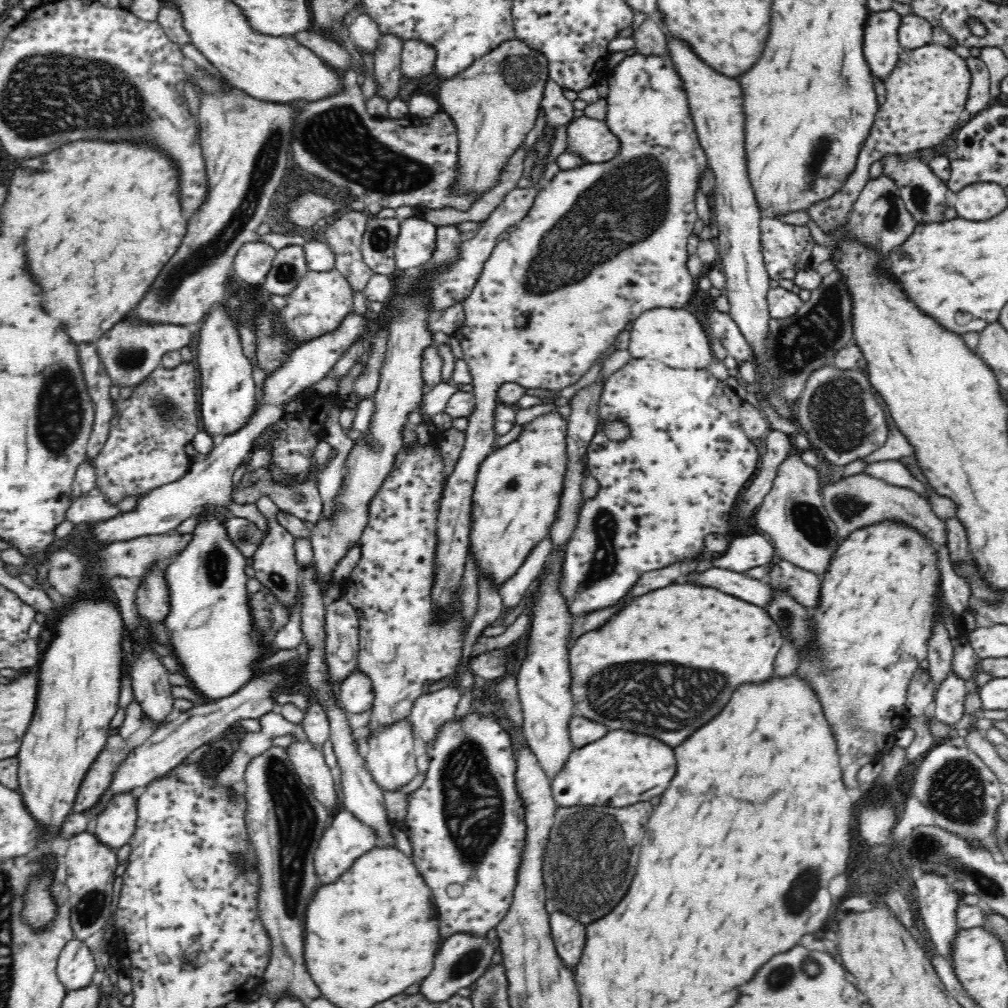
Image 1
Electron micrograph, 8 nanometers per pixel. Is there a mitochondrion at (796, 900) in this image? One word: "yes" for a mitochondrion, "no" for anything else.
yes

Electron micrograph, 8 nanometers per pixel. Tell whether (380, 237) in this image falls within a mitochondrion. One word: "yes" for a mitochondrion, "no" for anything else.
yes

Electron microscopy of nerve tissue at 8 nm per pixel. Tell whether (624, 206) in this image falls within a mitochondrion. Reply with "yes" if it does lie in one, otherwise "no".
yes

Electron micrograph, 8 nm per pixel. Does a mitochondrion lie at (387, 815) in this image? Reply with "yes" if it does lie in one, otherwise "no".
no

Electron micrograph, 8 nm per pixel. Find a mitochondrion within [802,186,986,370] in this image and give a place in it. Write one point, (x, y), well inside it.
(890, 220)

